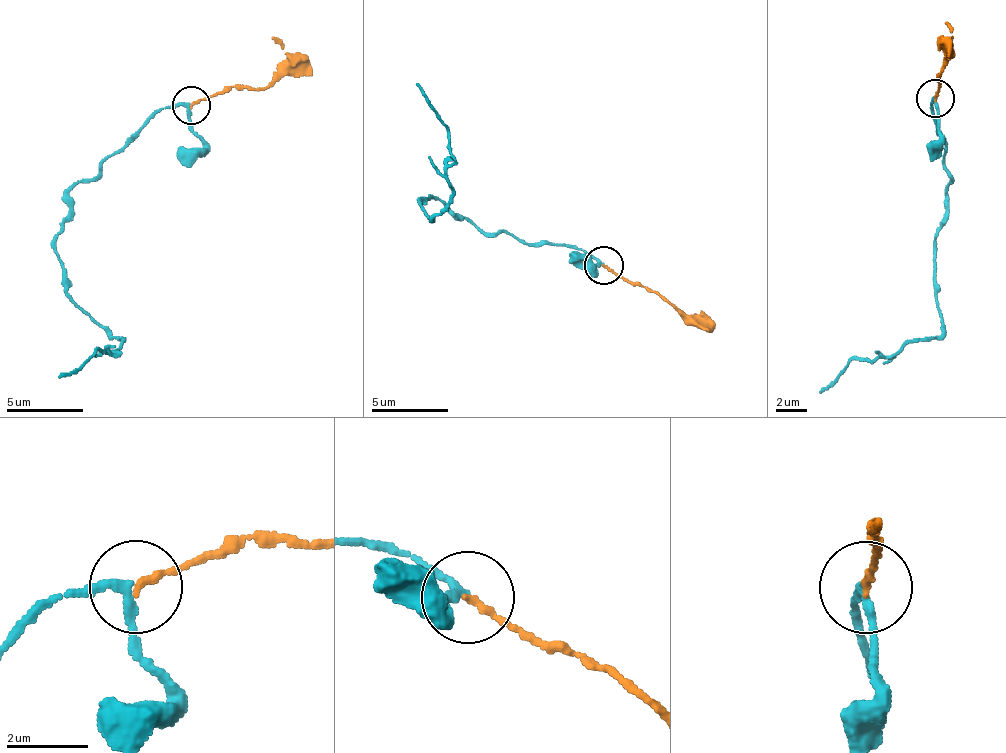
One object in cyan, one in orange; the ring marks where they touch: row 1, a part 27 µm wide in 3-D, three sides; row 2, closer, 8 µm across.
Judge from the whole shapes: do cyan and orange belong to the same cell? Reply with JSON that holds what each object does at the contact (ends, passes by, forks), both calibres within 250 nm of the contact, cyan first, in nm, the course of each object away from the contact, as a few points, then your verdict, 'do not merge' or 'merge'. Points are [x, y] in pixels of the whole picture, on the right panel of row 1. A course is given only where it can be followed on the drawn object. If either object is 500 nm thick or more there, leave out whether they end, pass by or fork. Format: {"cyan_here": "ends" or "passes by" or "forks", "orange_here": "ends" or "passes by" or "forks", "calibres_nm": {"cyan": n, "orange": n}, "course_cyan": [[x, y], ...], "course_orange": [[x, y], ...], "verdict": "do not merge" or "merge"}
{"cyan_here": "passes by", "orange_here": "ends", "calibres_nm": {"cyan": 190, "orange": 160}, "course_cyan": [[932, 97], [952, 178], [947, 222], [936, 239], [940, 337], [916, 339], [890, 355], [847, 361], [820, 391]], "course_orange": [[936, 97], [940, 71], [952, 39], [947, 21]], "verdict": "merge"}

